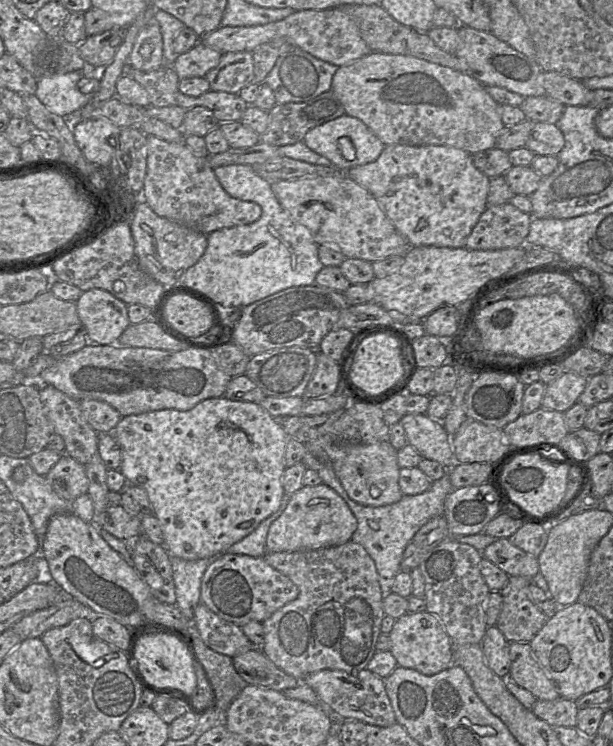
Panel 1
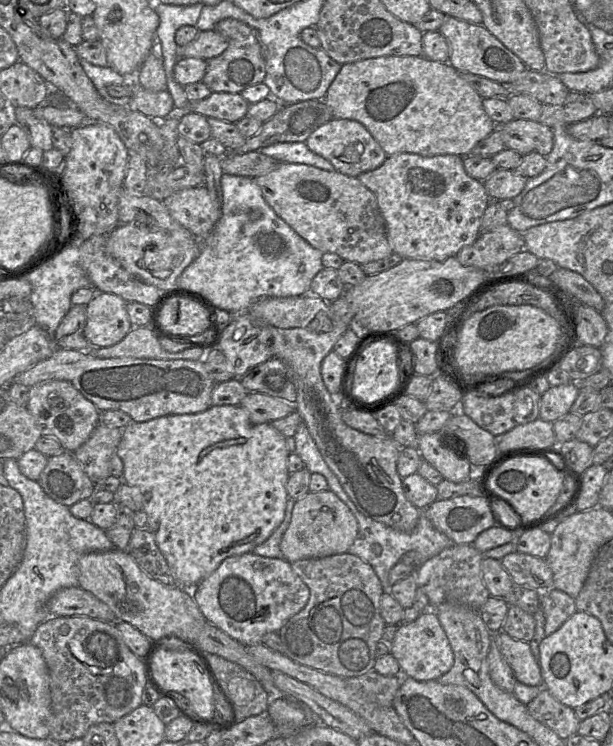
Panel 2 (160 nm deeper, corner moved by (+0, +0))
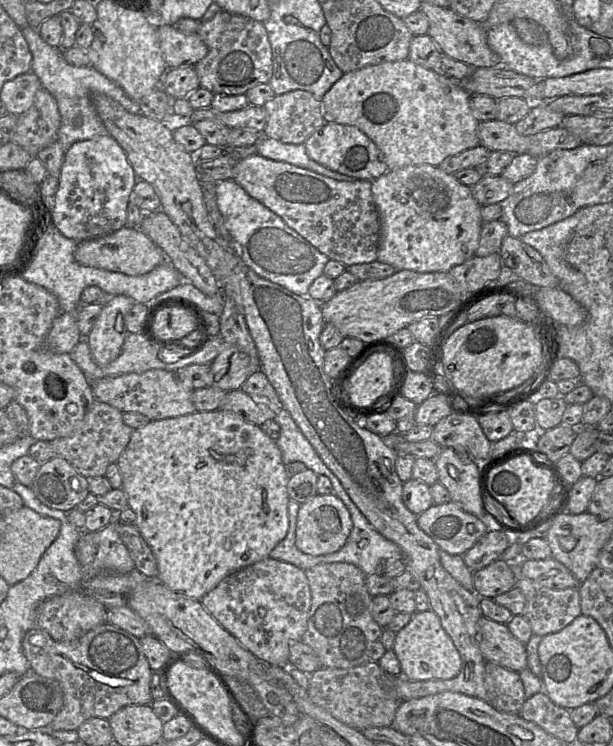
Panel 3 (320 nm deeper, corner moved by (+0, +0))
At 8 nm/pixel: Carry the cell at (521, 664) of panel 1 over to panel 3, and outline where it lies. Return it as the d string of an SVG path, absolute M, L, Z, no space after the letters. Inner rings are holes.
M484 616L478 622L478 645L486 662L520 673L528 668L526 644L507 628Z

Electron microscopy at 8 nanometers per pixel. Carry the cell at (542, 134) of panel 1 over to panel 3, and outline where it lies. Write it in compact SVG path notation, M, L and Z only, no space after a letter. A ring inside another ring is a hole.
M496 119L479 122L478 137L480 145L489 151L508 151L516 155L528 154L530 149L530 135L521 135L514 124Z

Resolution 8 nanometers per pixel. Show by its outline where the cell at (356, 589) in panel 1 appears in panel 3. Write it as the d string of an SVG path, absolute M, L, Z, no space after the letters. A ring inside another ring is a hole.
M350 563L318 564L304 571L311 591L311 607L307 629L301 641L311 647L320 659L323 668L348 669L371 661L371 648L380 640L383 629L372 616L372 599L366 586L366 575Z

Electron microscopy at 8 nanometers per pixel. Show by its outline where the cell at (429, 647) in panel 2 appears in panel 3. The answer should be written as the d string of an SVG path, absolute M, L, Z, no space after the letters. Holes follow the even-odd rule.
M431 609L413 614L411 621L396 633L392 651L400 662L402 675L409 680L452 679L461 671L461 656Z

